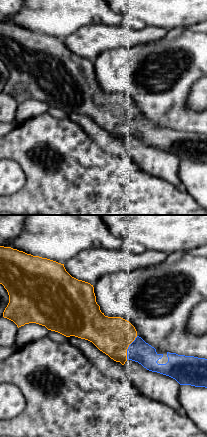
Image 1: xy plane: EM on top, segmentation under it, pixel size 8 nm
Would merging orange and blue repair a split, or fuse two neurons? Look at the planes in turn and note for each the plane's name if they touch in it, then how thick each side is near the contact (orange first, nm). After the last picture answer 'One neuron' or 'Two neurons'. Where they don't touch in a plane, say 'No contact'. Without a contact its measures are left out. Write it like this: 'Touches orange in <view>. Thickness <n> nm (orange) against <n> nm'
Touches orange in xy. Thickness 300 nm (orange) against 180 nm

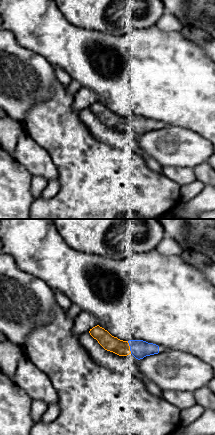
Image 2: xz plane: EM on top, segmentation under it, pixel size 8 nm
Touches orange in xz. Thickness 130 nm (orange) against 150 nm

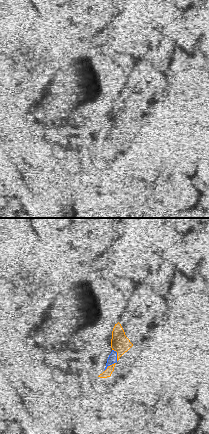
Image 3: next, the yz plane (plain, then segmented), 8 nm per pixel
Touches orange in yz. Thickness 150 nm (orange) against 70 nm

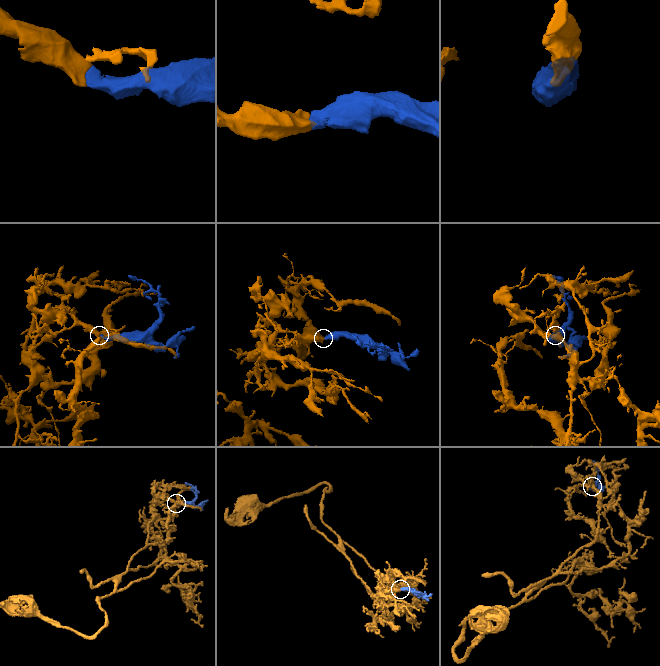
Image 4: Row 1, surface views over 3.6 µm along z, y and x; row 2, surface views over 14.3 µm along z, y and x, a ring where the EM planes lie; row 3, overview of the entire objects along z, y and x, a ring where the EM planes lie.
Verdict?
One neuron

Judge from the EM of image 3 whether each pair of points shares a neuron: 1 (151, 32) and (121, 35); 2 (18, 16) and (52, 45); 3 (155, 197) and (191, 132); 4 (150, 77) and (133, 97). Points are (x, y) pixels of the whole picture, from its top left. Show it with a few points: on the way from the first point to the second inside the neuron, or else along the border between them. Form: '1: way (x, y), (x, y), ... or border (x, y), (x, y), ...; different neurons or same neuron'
1: way (144, 35), (128, 35); same neuron
2: way (25, 25), (43, 43); same neuron
3: way (164, 179), (167, 172), (167, 147), (173, 141); same neuron
4: way (145, 82), (145, 89), (139, 96); same neuron

